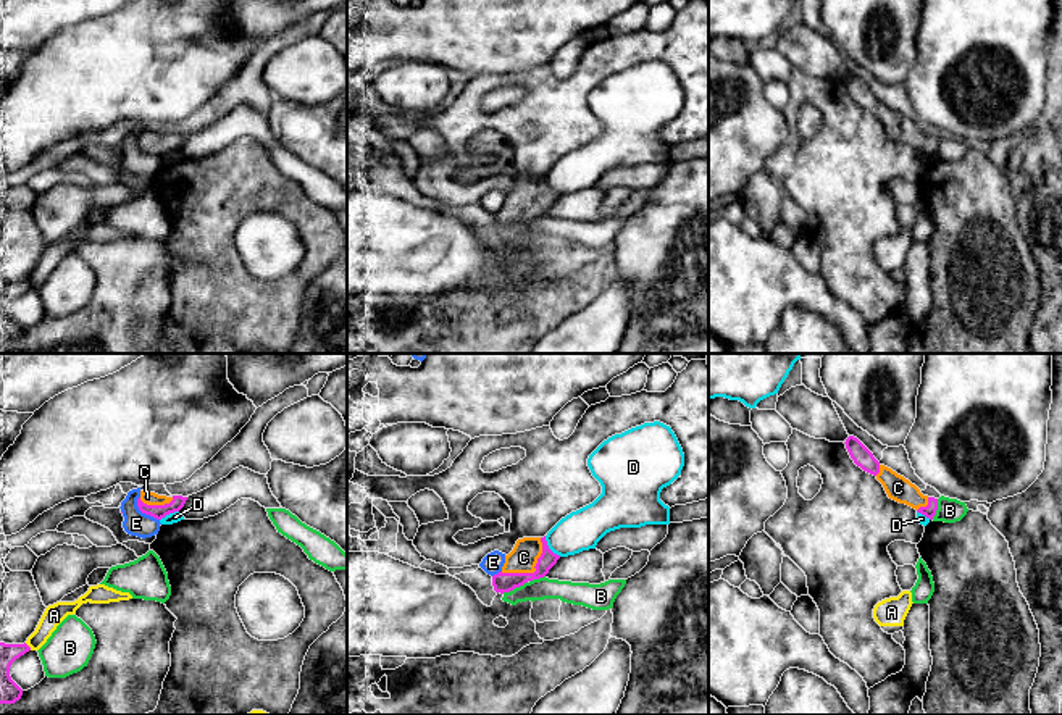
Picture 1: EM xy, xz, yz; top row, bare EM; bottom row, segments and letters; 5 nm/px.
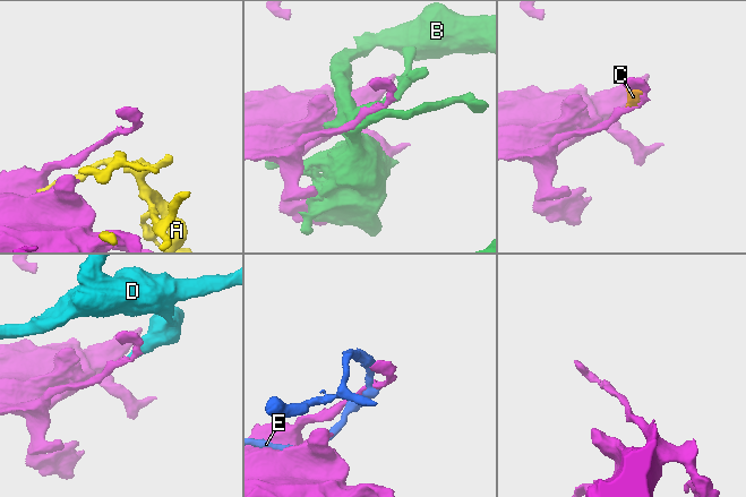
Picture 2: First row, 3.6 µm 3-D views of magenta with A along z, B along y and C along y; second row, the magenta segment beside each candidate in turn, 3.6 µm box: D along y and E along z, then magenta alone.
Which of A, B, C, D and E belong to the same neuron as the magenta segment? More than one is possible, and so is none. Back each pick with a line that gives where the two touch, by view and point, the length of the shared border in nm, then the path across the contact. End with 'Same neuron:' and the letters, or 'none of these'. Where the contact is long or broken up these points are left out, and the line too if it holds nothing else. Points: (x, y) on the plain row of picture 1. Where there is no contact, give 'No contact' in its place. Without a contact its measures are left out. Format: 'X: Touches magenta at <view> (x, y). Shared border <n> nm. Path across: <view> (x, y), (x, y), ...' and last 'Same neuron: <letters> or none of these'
C: Touches magenta at xz (535, 210). Shared border 260 nm. Path across: xz (502, 221), (515, 210), (535, 210), (523, 196)
Same neuron: C

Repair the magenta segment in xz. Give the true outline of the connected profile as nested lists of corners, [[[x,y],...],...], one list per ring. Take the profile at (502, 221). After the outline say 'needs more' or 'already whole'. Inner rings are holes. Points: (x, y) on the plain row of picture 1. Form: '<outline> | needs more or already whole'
[[[546,174],[518,178],[505,194],[502,208],[492,215],[494,229],[510,231],[528,220],[544,216],[558,197],[560,194],[549,187]]] | needs more

